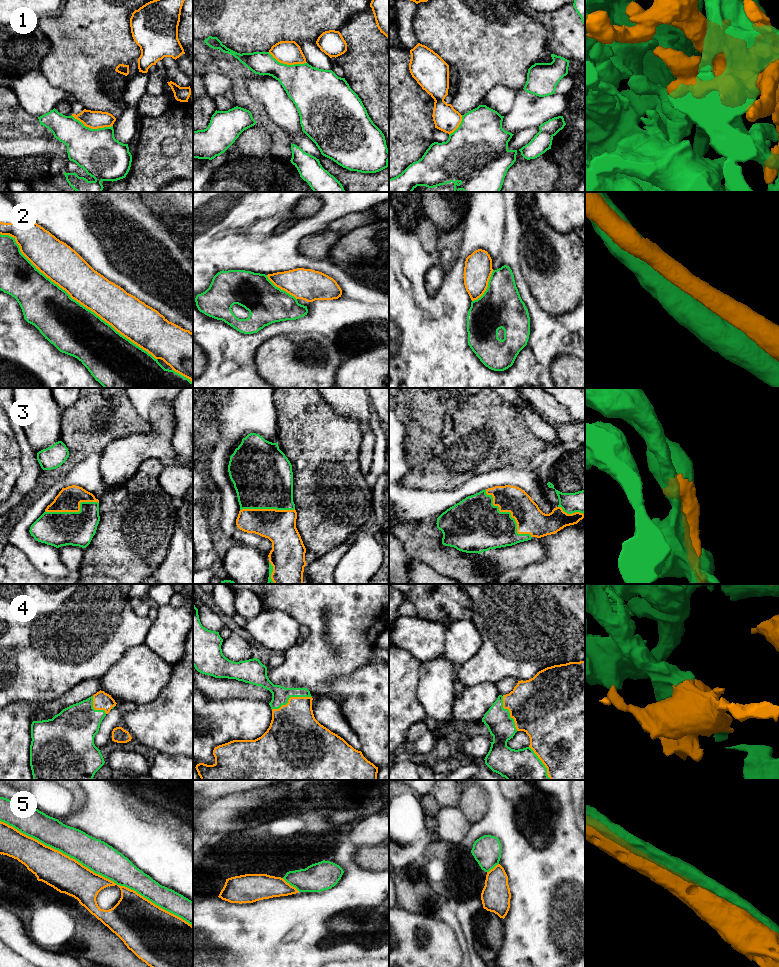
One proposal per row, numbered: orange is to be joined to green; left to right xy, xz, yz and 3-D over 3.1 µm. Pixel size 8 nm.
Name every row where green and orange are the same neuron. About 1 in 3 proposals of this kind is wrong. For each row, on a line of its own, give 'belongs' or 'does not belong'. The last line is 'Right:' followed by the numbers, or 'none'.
1: belongs
2: does not belong
3: belongs
4: belongs
5: does not belong
Right: 1, 3, 4

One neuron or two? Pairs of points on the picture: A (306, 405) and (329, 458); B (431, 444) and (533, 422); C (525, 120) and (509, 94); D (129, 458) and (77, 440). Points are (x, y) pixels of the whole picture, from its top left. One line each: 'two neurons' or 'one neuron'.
A: one neuron
B: two neurons
C: two neurons
D: two neurons

